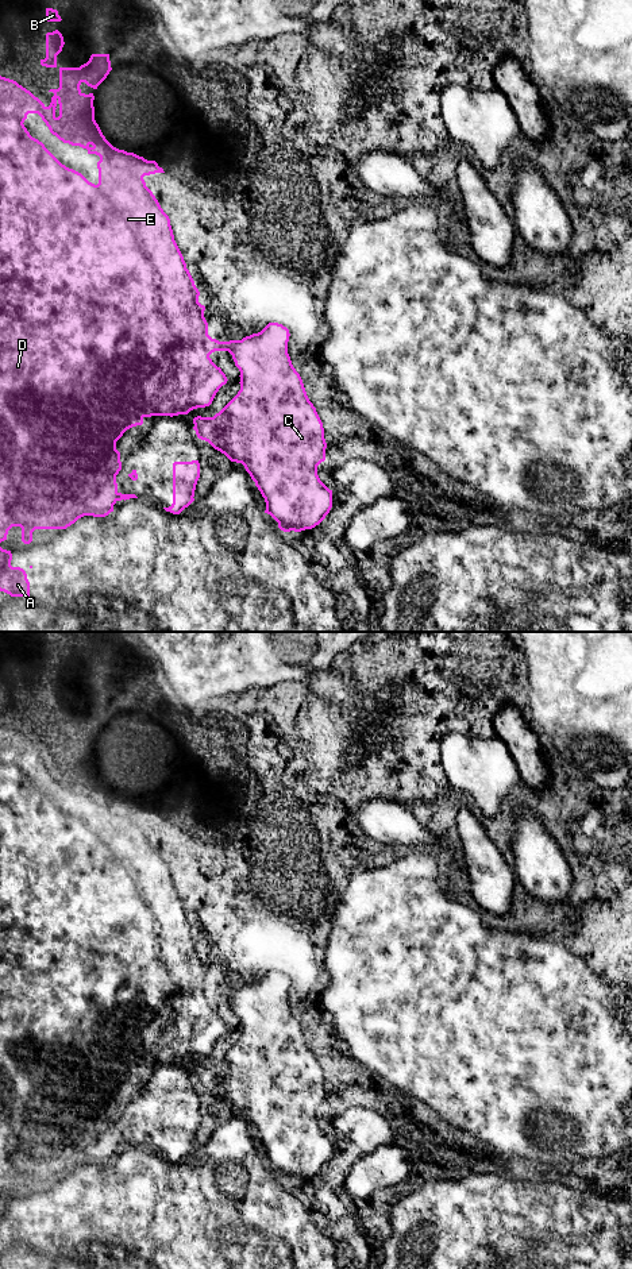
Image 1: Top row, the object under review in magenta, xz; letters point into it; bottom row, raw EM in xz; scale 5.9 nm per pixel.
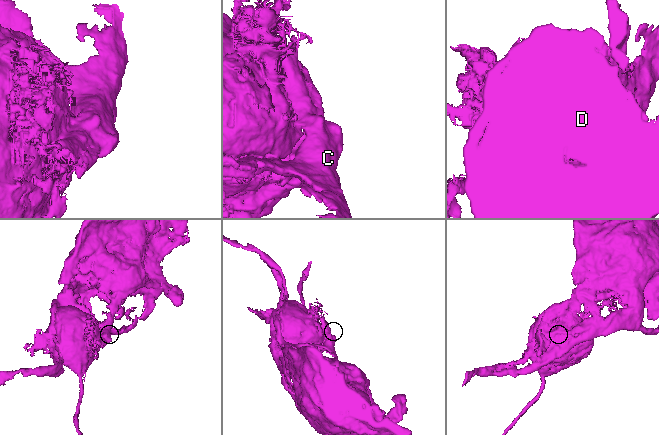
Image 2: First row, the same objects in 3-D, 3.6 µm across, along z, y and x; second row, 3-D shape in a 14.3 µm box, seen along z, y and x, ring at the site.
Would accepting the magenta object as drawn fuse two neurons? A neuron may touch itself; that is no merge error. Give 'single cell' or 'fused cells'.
fused cells

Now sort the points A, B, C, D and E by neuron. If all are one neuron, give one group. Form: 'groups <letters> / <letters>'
groups A B D E / C

